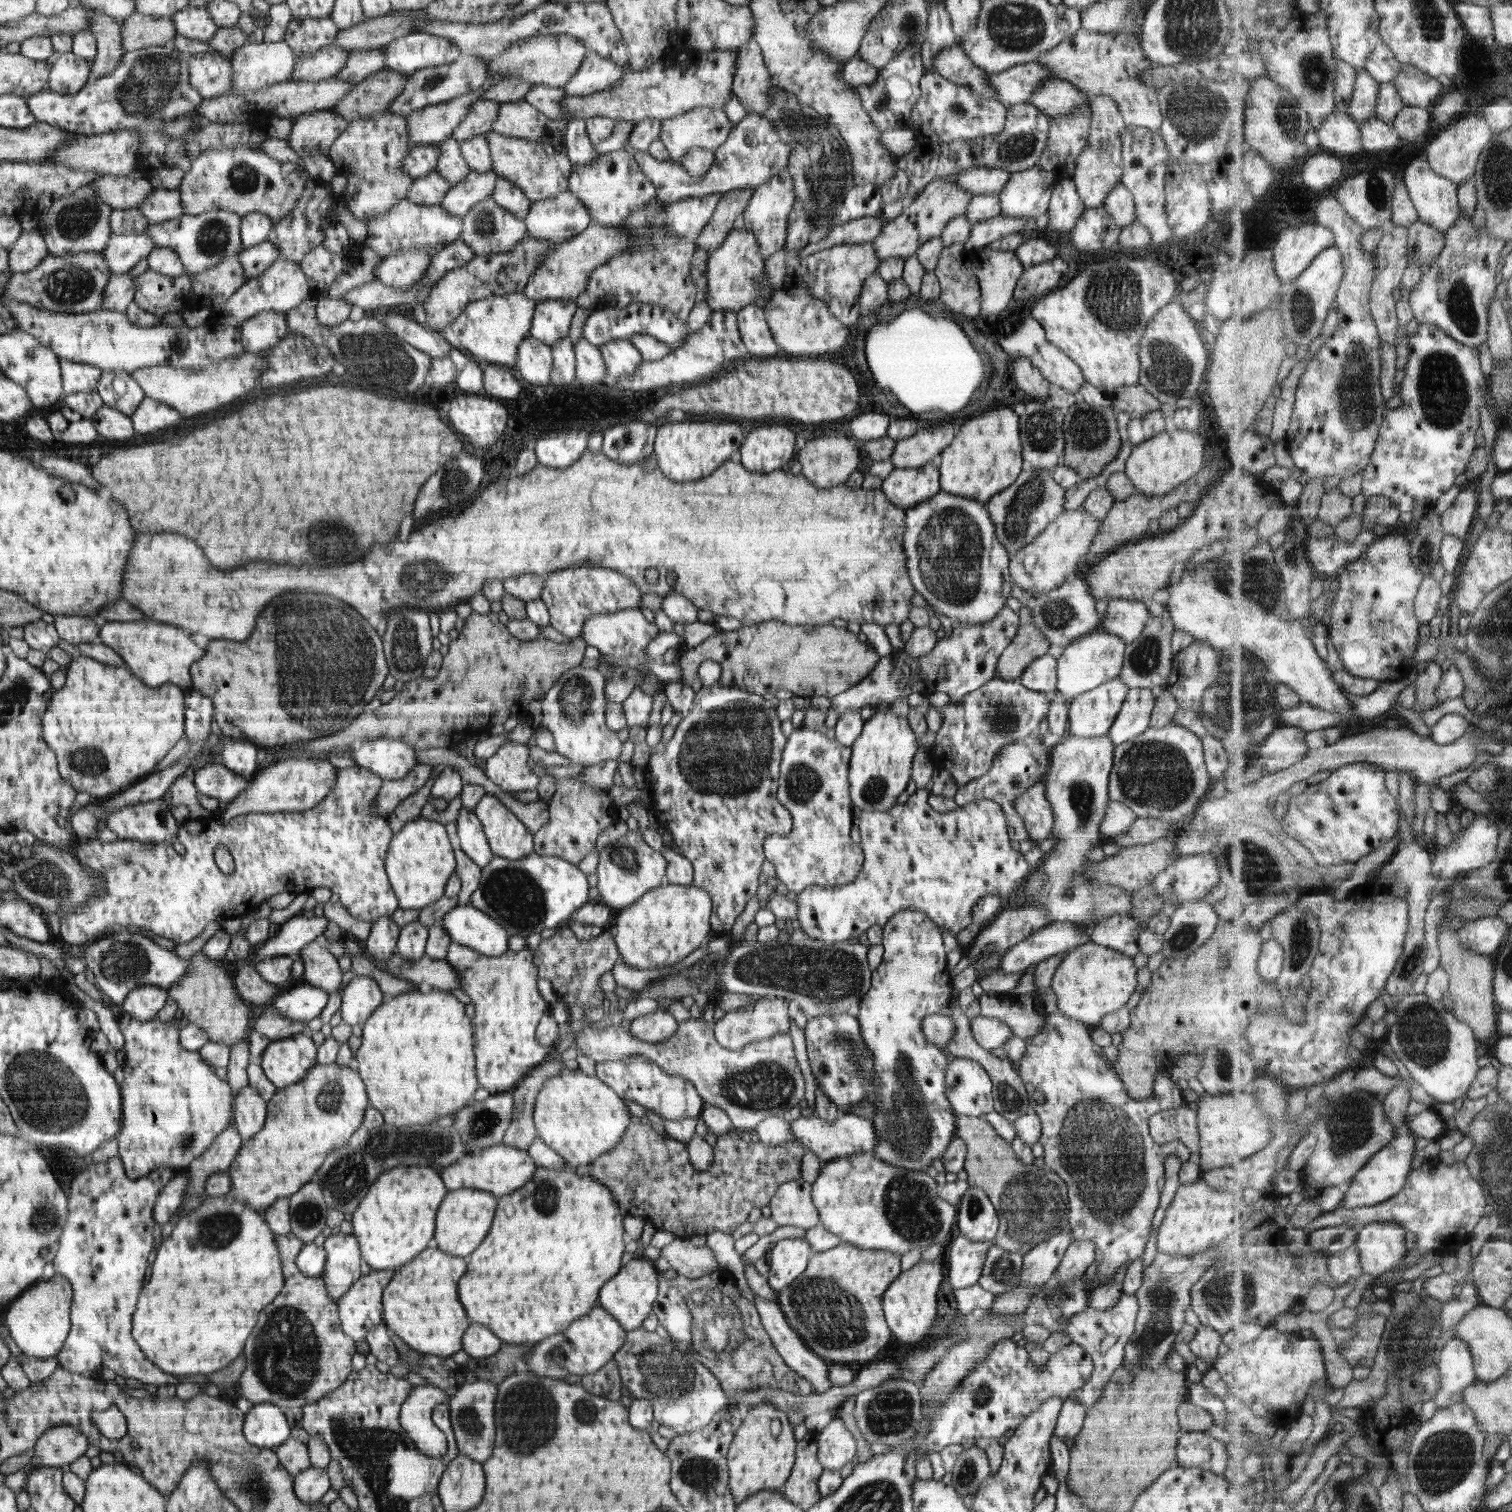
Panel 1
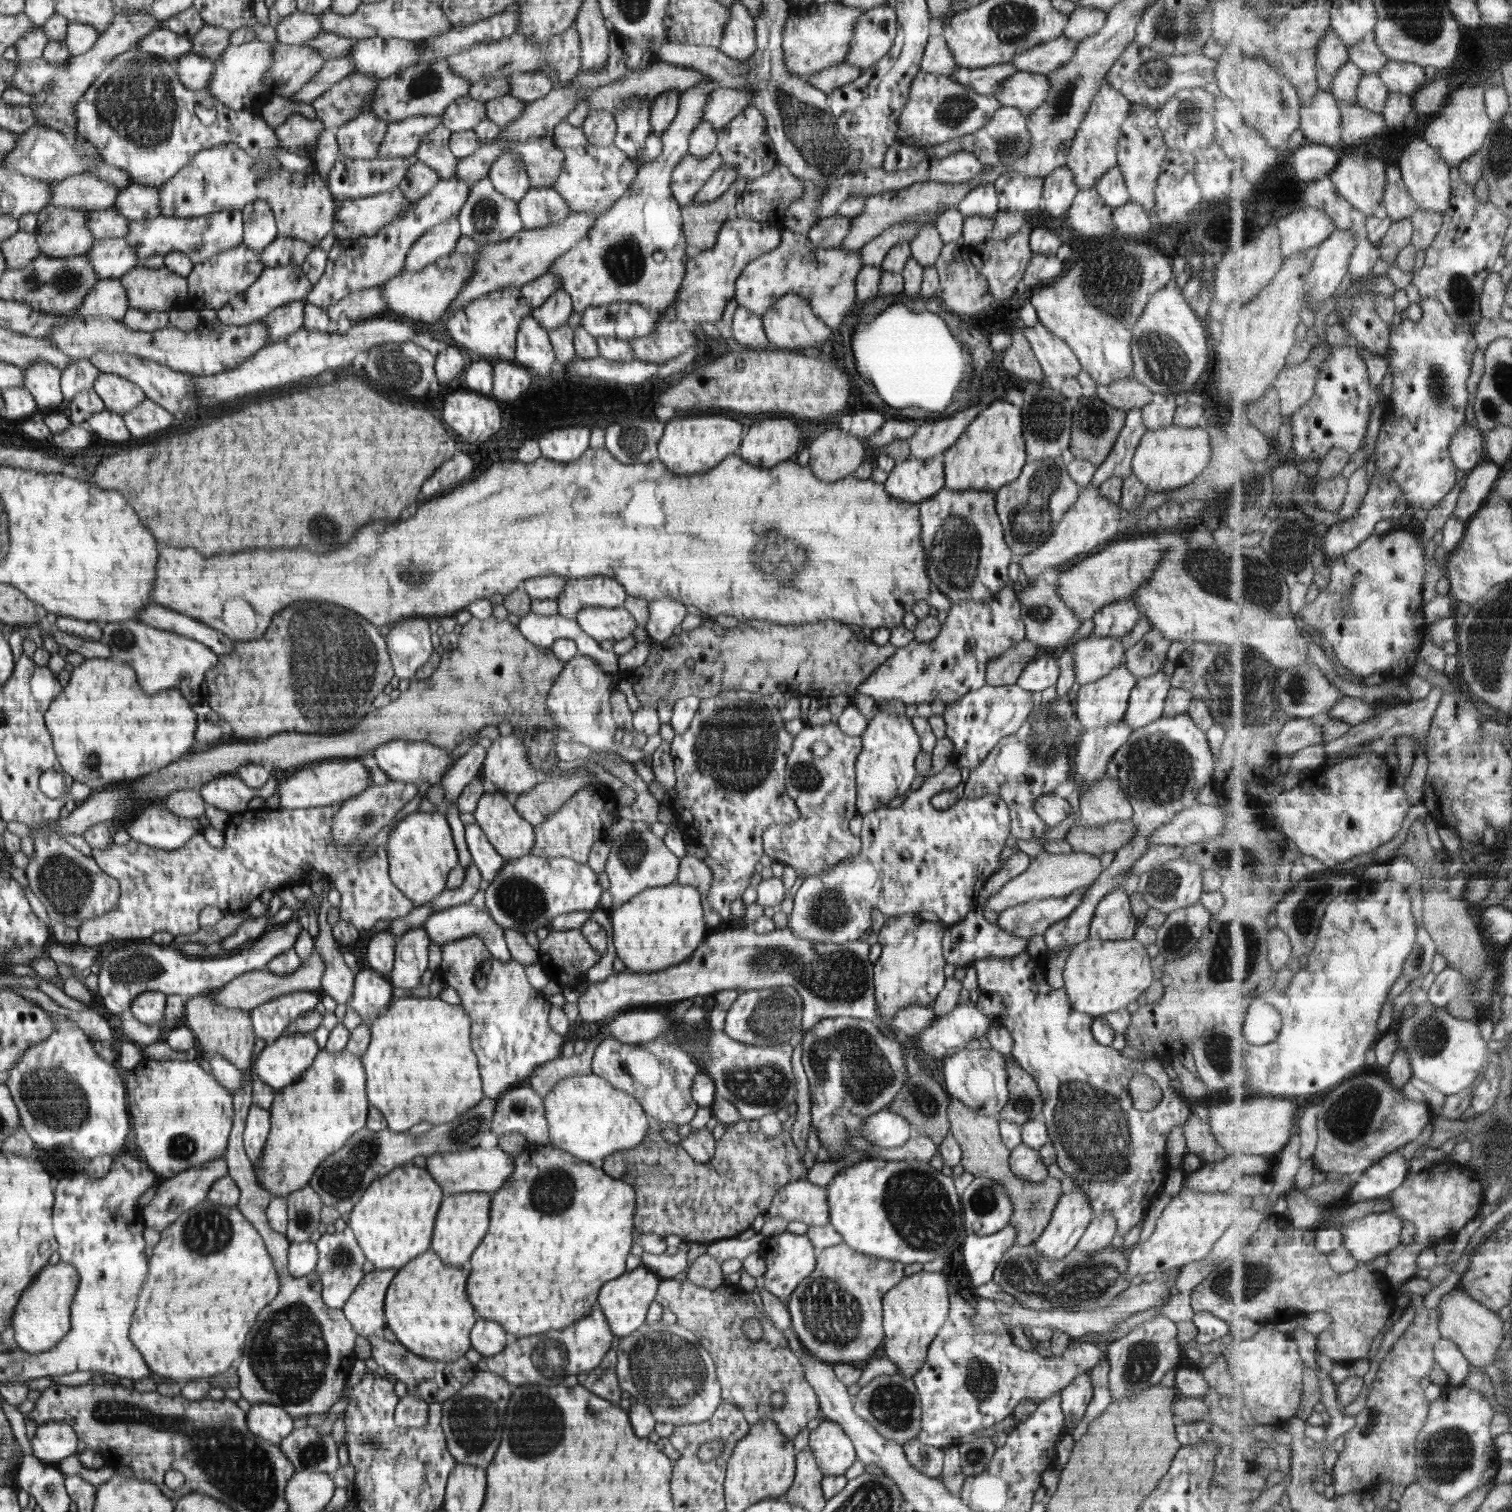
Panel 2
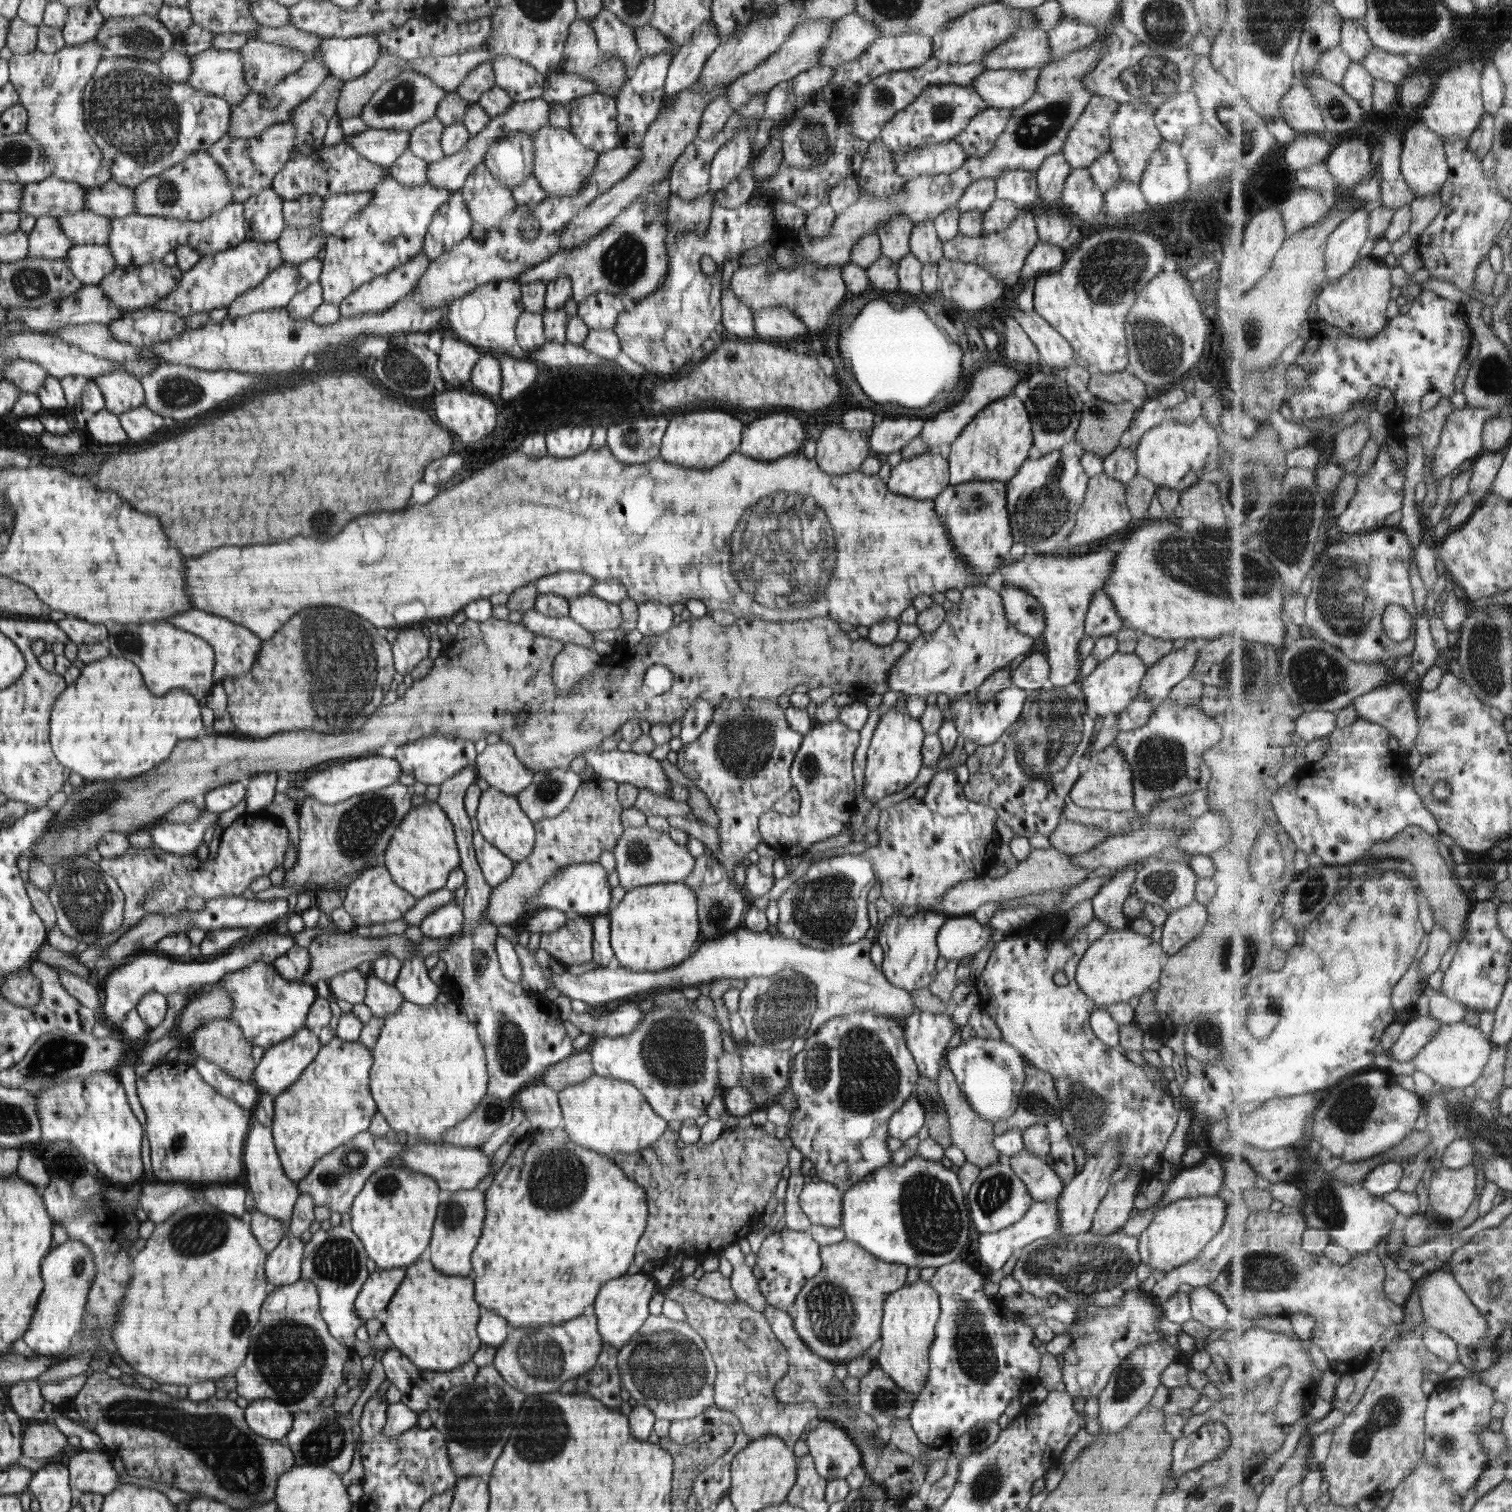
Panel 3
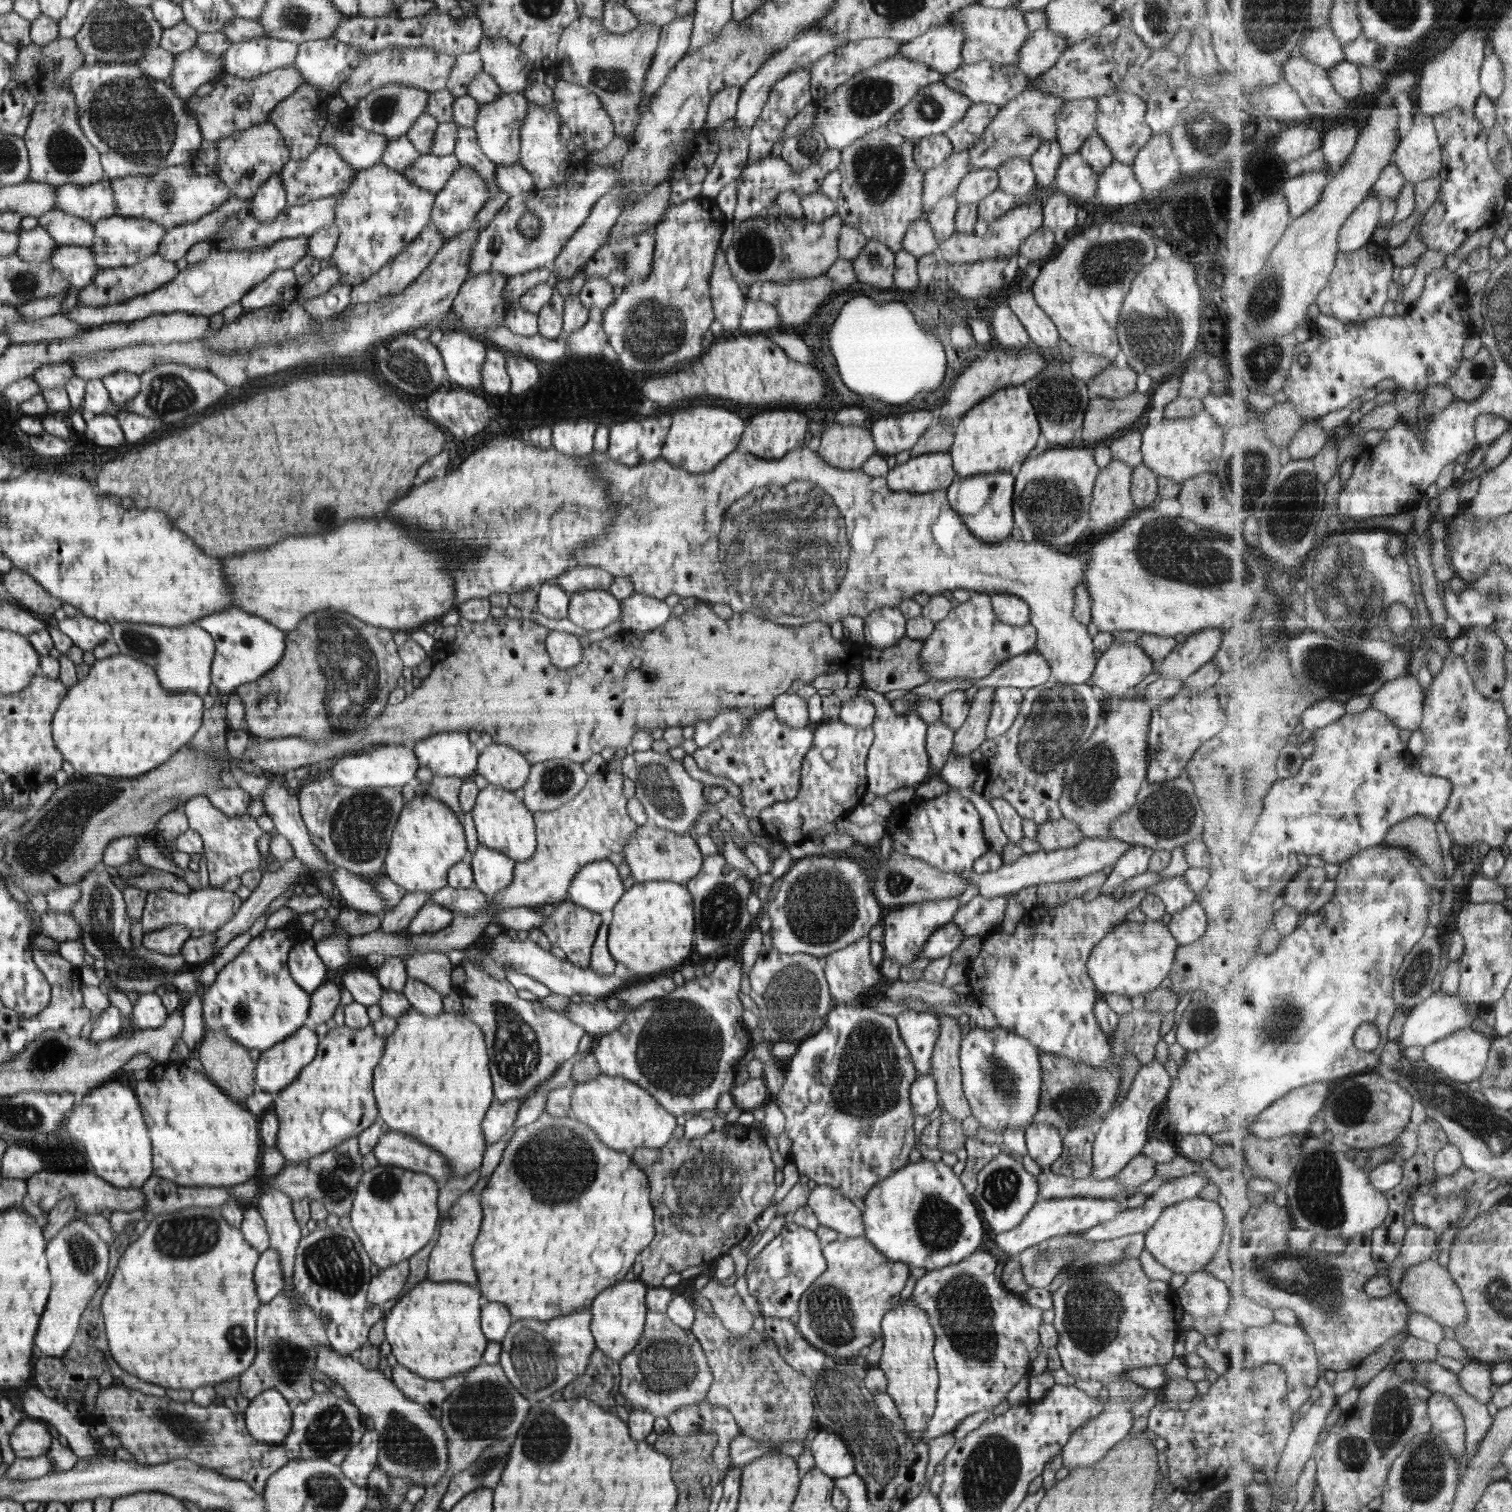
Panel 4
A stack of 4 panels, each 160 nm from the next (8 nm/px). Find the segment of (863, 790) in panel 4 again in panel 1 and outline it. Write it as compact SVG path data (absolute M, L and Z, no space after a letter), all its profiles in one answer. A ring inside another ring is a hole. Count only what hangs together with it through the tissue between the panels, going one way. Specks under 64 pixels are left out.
M801 727L787 737L779 766L777 799L790 811L793 825L786 835L767 836L763 851L788 891L798 894L812 885L826 890L844 887L854 883L862 869L863 850L850 839L854 817L848 782L850 757L851 747L840 744L825 730Z

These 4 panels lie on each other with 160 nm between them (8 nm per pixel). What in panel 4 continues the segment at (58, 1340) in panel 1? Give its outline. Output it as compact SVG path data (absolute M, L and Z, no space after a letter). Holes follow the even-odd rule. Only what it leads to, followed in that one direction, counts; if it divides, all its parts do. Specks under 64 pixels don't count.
M76 1216L52 1237L46 1254L52 1275L52 1292L42 1313L34 1345L44 1355L62 1357L77 1340L82 1313L108 1276L108 1244L102 1242L98 1233L84 1223L84 1217Z

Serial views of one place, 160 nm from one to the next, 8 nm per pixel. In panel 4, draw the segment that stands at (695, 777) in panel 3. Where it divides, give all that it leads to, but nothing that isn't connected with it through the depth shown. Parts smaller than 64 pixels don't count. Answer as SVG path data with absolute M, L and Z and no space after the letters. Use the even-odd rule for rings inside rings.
M770 707L749 713L749 727L743 737L732 733L722 733L708 746L698 747L691 755L698 768L730 778L739 786L741 795L738 797L742 812L747 818L759 818L759 814L767 806L775 802L794 800L801 787L800 771L806 751L812 746L814 728L806 726L795 729L783 723Z

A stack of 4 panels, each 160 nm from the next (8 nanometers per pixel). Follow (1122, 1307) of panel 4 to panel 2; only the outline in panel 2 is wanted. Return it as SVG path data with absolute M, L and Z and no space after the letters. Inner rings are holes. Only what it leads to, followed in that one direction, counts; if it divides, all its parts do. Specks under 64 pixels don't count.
M1092 1370L1082 1373L1060 1392L1062 1413L1064 1413L1064 1421L1066 1421L1065 1430L1072 1423L1079 1424L1084 1419L1084 1413L1086 1413L1086 1408L1094 1393L1090 1372Z

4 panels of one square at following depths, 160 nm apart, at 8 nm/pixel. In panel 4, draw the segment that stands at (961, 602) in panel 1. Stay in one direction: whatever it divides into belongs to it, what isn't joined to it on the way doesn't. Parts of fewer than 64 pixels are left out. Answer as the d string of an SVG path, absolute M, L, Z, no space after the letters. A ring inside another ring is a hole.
M1016 471L958 478L945 490L950 508L958 513L976 539L984 543L1000 543L1012 536L1015 475Z

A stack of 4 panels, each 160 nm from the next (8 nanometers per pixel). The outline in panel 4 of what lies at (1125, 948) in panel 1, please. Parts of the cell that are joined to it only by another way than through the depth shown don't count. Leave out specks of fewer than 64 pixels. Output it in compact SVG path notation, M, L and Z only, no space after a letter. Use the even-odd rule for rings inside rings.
M1133 845L1132 848L1129 848L1127 852L1120 856L1114 870L1106 878L1106 882L1101 888L1101 894L1119 895L1120 884L1147 871L1152 853L1153 849L1147 846Z

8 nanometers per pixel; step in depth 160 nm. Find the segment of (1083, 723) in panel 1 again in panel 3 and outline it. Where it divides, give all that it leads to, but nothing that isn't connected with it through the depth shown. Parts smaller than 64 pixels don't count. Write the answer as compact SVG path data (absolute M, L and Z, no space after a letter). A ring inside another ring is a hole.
M1116 651L1110 658L1097 664L1097 668L1088 677L1080 682L1084 697L1087 698L1087 707L1094 716L1102 716L1109 720L1122 712L1130 702L1140 693L1139 686L1142 677L1146 674L1147 666L1135 653Z

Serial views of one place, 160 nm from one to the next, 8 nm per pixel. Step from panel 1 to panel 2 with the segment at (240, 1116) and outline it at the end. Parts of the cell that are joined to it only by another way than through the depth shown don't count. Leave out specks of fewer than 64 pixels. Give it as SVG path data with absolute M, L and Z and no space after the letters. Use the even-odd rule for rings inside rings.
M254 1104L249 1108L247 1114L243 1132L243 1145L255 1170L261 1161L261 1152L268 1138L271 1127L270 1117L269 1110L262 1109Z

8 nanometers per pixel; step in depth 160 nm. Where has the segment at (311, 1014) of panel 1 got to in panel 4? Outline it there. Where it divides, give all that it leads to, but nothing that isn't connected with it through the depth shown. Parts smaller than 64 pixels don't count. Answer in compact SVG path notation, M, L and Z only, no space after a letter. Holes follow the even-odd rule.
M299 919L286 928L266 929L227 963L202 997L205 1030L222 1032L259 1051L296 1033L308 1018L311 997L290 974L288 960L290 949L299 944L303 934Z

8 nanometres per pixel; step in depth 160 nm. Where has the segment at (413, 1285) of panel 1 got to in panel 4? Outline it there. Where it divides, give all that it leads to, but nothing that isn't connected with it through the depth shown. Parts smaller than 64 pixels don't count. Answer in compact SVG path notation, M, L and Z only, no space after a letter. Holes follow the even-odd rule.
M428 1278L408 1290L397 1300L390 1312L387 1312L384 1319L385 1339L390 1343L396 1361L406 1370L418 1374L420 1378L434 1381L465 1375L479 1366L489 1343L481 1329L480 1295L478 1286L456 1281L432 1282Z

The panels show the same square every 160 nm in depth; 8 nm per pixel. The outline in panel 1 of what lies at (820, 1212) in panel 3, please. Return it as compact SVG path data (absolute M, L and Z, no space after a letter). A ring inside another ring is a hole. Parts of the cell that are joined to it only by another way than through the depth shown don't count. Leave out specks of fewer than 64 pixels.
M804 1179L786 1181L769 1202L771 1217L779 1227L796 1226L807 1231L820 1224L819 1212L811 1197L811 1183Z

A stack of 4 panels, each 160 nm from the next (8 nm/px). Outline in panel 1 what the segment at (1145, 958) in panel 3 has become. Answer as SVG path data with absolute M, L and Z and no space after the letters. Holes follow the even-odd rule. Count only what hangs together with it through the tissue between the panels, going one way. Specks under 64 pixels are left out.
M1092 942L1066 953L1051 980L1058 1011L1074 1021L1090 1027L1098 1026L1106 1014L1127 1005L1130 996L1136 990L1137 970L1133 957Z

